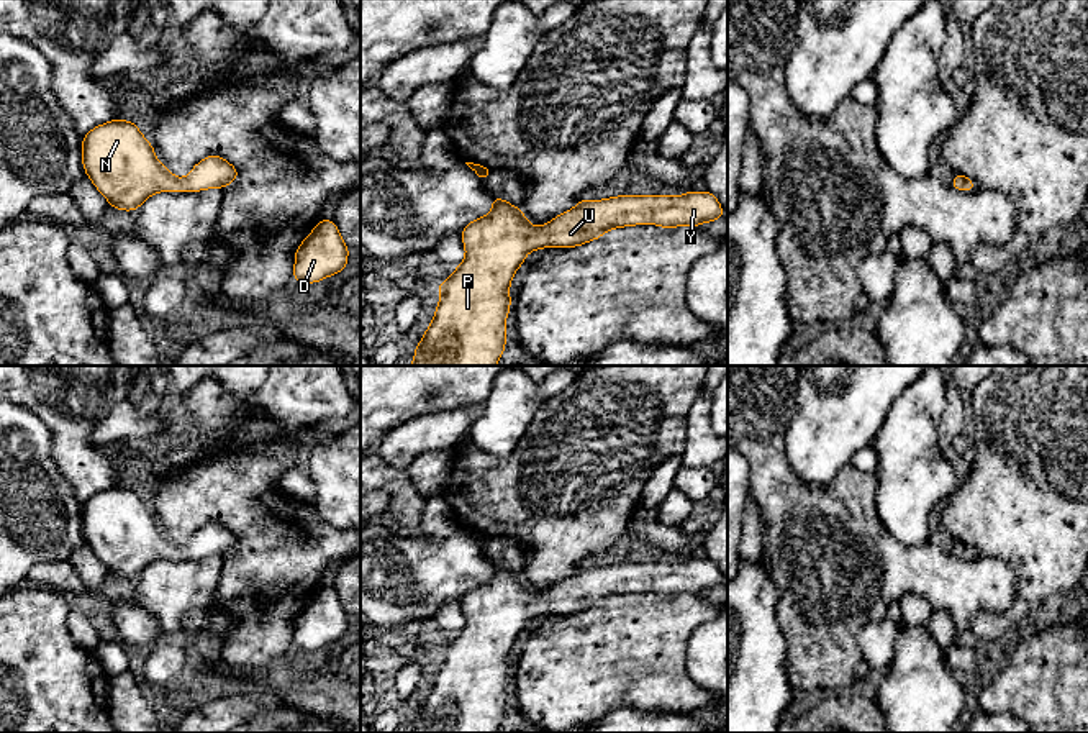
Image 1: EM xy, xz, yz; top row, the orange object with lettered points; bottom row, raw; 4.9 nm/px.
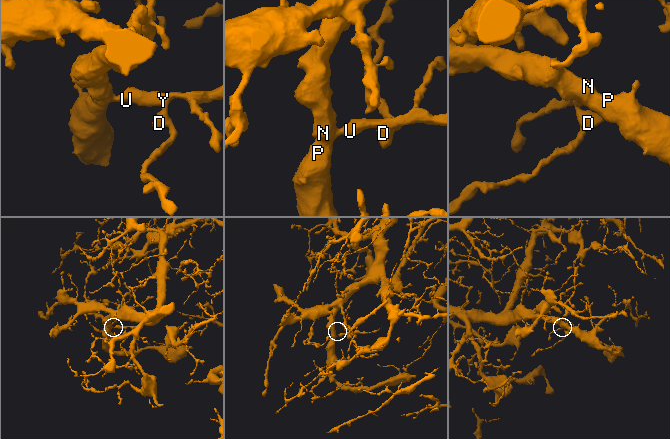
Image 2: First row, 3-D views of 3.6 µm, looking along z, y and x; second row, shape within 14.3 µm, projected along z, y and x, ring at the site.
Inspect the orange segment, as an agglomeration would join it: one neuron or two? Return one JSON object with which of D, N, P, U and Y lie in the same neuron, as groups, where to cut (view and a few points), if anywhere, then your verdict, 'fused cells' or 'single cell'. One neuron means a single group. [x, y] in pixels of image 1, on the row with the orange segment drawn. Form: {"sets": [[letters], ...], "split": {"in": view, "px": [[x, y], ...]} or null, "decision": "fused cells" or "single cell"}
{"sets": [["D", "N", "P", "U", "Y"]], "split": null, "decision": "single cell"}

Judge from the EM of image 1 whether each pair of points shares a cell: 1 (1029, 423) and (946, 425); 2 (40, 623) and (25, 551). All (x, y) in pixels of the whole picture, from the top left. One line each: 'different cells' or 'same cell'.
1: different cells
2: different cells

